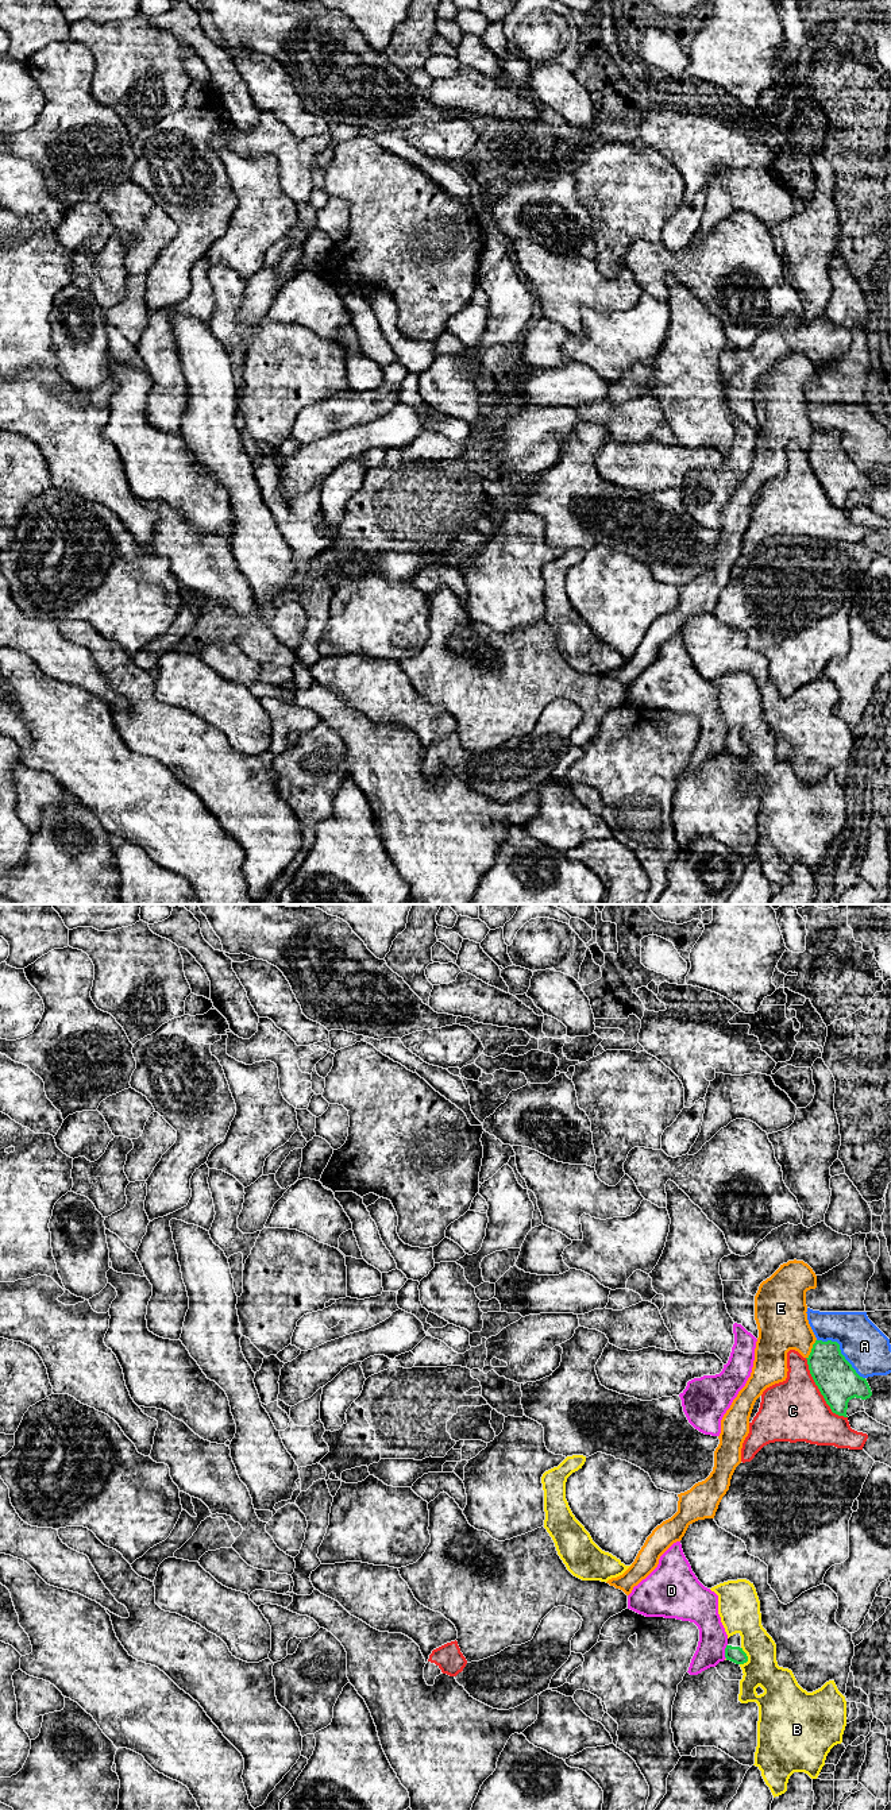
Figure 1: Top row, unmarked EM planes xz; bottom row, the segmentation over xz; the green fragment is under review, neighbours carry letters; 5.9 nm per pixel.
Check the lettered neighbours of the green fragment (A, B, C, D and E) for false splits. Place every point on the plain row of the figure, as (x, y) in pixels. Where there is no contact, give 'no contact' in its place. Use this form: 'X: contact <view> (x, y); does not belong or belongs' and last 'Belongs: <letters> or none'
A: contact xz (840, 444); does not belong
B: contact xz (747, 751); does not belong
C: contact xz (820, 483); does not belong
D: contact xz (725, 744); does not belong
E: contact xz (812, 442); does not belong
Belongs: none

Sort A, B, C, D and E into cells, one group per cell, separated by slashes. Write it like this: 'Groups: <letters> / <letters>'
Groups: A / B / C / D / E

